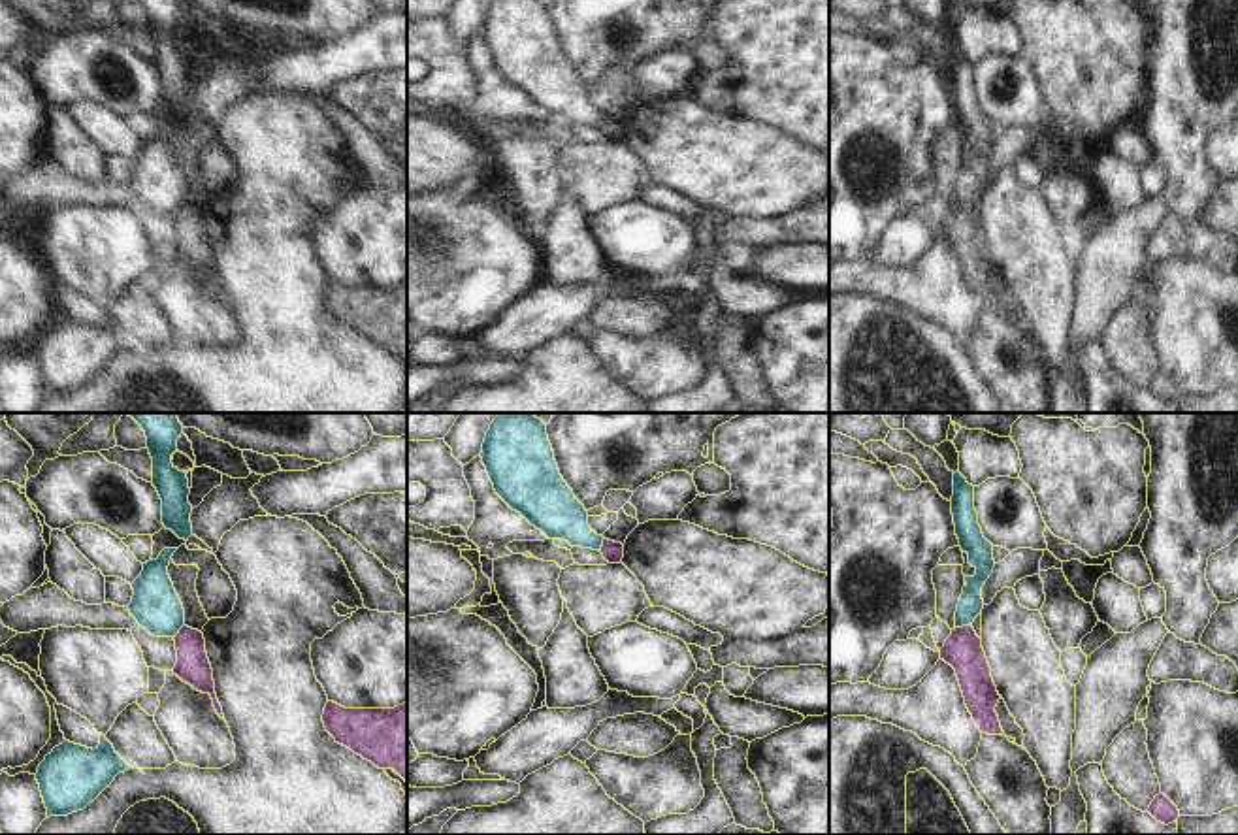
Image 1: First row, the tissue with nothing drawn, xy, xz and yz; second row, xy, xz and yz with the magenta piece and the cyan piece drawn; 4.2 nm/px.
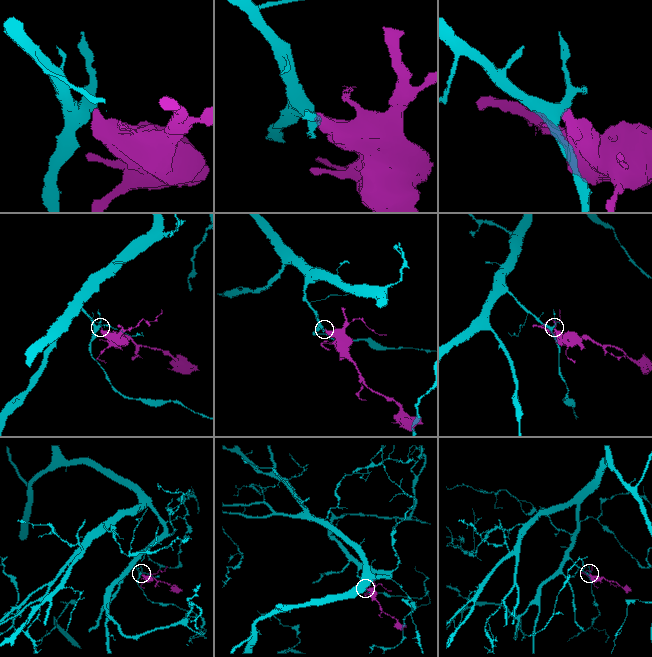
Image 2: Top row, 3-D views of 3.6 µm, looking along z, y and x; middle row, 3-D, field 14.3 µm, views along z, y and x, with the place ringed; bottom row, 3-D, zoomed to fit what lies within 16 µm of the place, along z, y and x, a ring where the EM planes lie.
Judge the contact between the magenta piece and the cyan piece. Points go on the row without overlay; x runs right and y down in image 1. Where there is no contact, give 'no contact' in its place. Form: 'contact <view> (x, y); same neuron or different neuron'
contact yz (963, 204); different neuron

